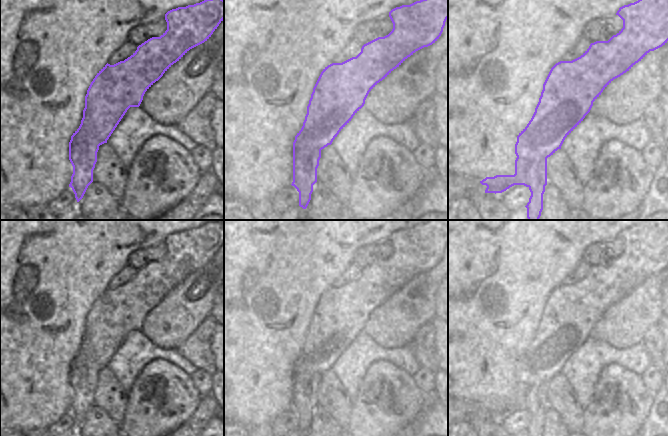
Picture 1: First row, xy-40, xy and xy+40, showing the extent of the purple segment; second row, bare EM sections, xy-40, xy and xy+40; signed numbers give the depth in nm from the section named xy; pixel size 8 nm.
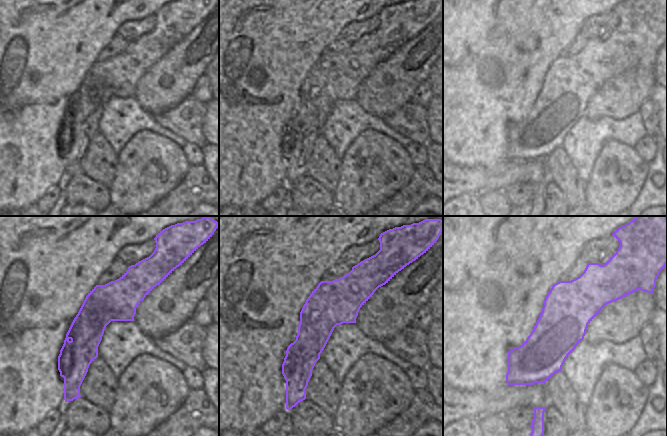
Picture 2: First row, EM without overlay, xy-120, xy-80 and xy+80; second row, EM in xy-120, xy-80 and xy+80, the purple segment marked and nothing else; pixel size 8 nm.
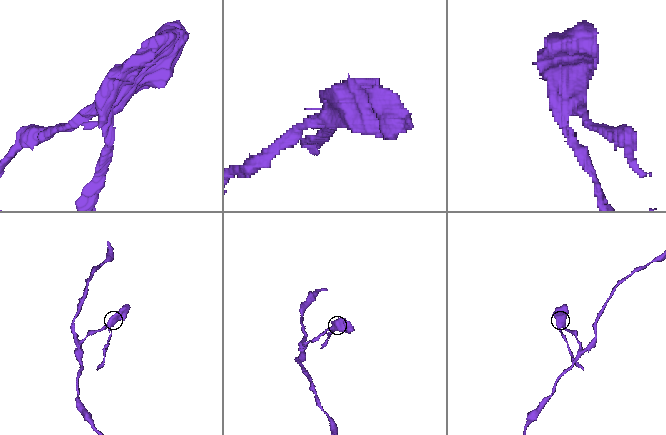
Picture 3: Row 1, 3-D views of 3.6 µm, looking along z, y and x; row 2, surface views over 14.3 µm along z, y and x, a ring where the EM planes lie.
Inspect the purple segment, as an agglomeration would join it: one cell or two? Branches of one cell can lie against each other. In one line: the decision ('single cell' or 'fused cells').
fused cells

